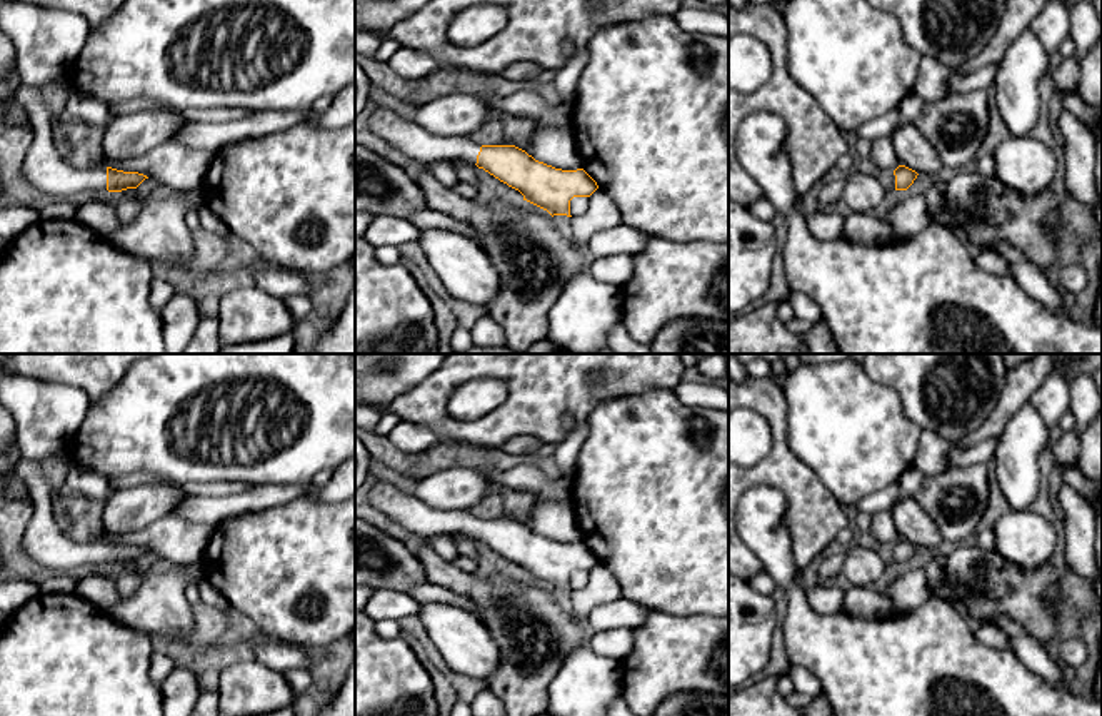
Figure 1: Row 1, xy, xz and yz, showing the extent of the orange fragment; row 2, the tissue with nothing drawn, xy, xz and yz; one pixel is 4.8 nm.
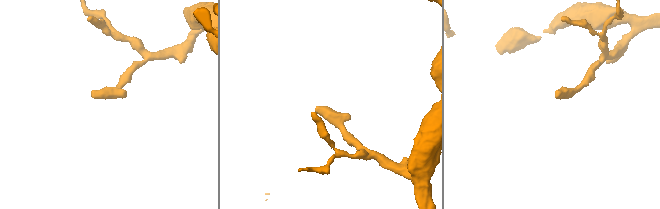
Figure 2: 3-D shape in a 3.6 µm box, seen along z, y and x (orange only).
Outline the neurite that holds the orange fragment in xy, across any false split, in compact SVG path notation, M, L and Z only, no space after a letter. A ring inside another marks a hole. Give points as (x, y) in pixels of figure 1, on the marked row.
M58 80L43 87L22 83L17 88L17 100L27 110L33 129L33 142L23 162L23 175L58 200L68 200L82 192L137 189L148 179L147 175L103 165L92 170L75 169L60 157L52 137L52 117L63 115L70 93Z

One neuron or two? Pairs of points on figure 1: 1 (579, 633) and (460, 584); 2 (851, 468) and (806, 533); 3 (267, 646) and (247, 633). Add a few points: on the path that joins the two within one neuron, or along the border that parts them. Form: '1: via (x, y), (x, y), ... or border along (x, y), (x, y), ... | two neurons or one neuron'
1: via (549, 621), (525, 608), (510, 593), (490, 593) | one neuron
2: border along (806, 466), (842, 506) | two neurons
3: border along (264, 638), (252, 645) | two neurons

